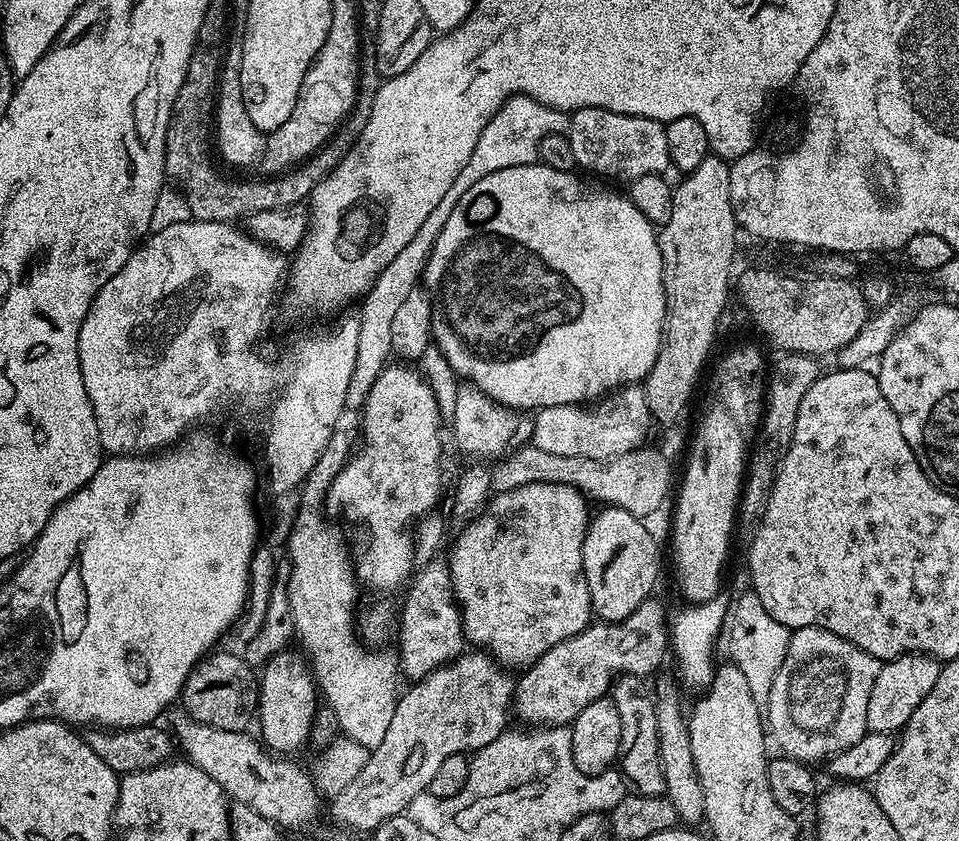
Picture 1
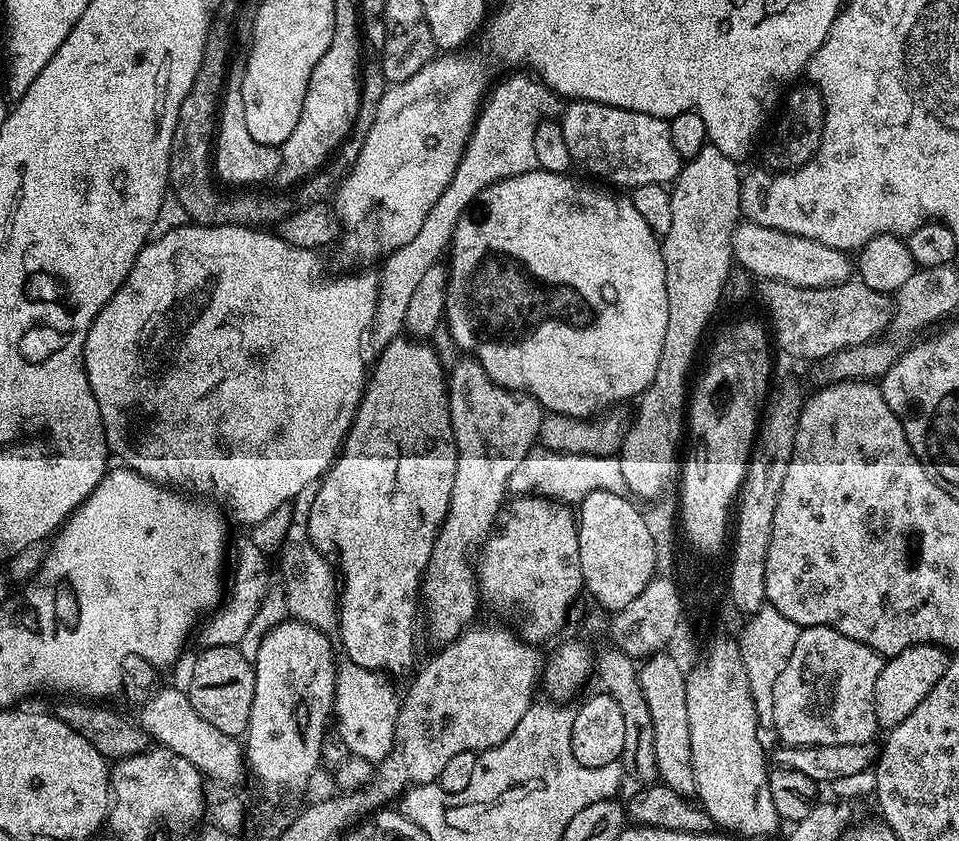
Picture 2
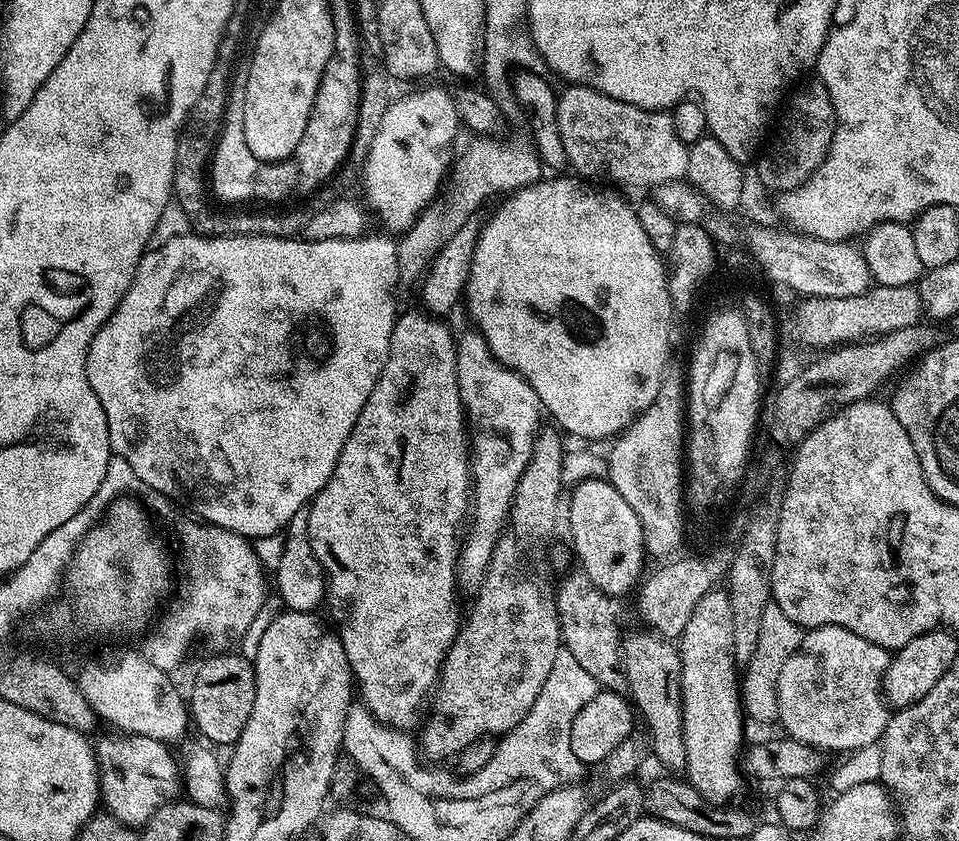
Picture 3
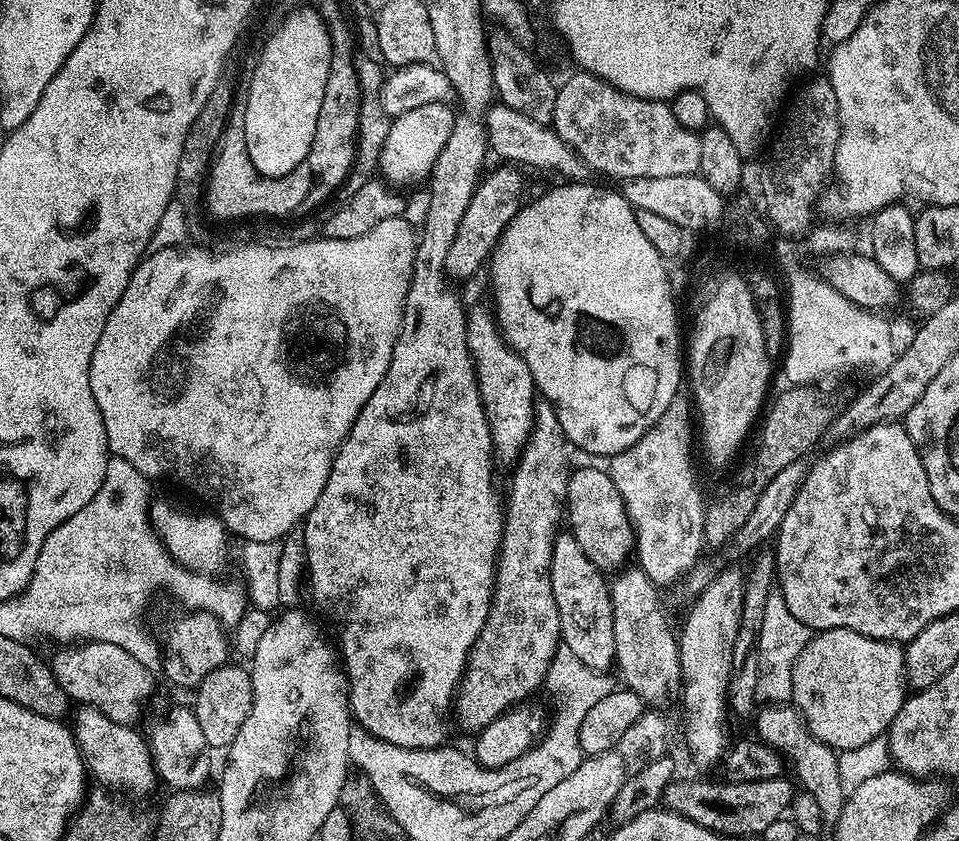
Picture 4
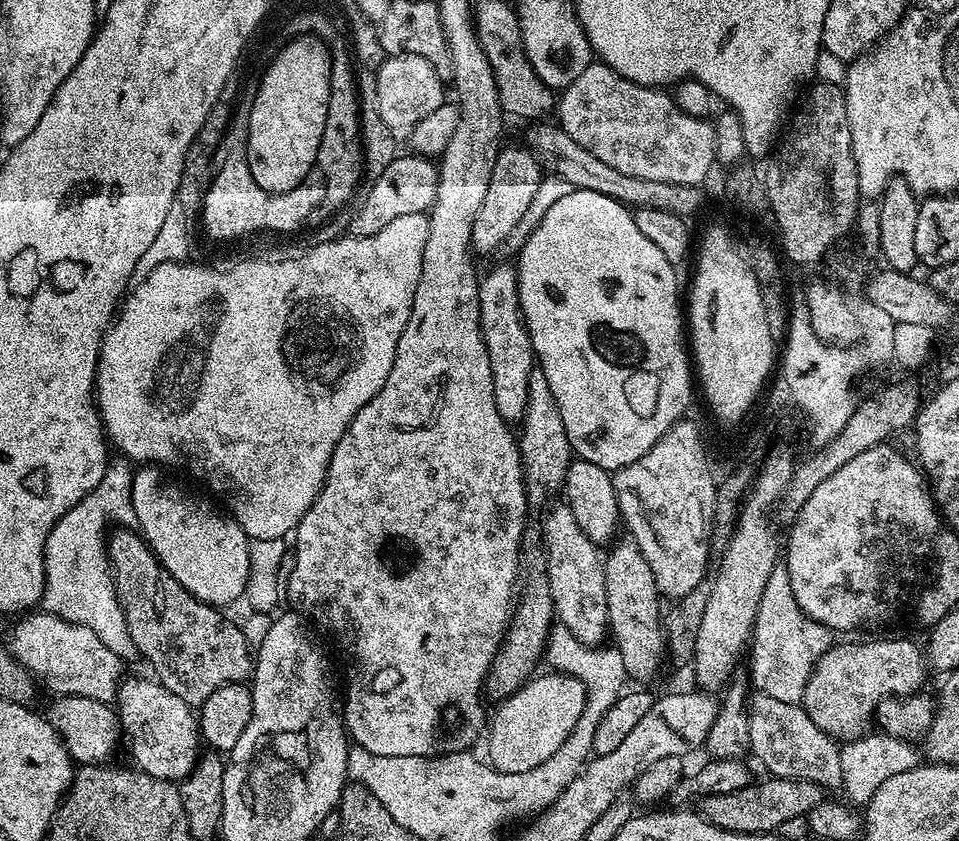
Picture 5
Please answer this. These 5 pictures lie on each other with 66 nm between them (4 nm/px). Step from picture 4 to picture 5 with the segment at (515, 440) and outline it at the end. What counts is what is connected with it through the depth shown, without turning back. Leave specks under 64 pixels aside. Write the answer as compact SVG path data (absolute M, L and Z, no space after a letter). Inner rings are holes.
M511 263L500 264L488 277L485 275L481 279L478 294L480 329L486 342L486 352L490 354L490 374L494 378L494 402L498 406L498 414L509 422L523 421L530 374L534 367L532 339L520 312L516 278L516 270Z

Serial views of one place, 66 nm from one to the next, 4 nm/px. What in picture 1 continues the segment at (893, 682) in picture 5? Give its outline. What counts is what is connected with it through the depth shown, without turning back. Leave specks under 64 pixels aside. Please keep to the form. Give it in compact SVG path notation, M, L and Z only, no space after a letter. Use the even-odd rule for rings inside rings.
M795 629L782 662L782 670L778 670L774 686L770 686L770 702L766 709L766 728L771 739L772 736L776 739L779 751L794 760L824 762L835 752L846 750L846 746L854 746L854 742L858 742L858 738L862 738L868 731L866 702L870 702L870 686L874 686L874 678L878 678L880 665L881 661L846 642L846 638L838 638L838 634L830 630Z

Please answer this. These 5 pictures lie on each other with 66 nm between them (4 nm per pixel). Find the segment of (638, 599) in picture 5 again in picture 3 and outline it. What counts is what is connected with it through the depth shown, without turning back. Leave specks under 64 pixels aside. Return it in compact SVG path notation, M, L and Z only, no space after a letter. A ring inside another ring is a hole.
M655 631L632 632L623 637L623 671L627 689L632 690L633 703L644 715L648 727L650 752L664 768L672 774L683 773L686 769L686 738L684 737L684 695L680 679L680 649L671 639Z

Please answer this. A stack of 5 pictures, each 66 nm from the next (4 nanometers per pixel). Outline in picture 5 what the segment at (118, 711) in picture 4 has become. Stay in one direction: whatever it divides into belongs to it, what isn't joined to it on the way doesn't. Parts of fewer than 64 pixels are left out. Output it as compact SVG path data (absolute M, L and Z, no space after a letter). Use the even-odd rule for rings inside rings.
M43 610L33 611L17 620L20 621L13 626L6 647L43 687L45 684L56 696L94 698L106 705L117 699L121 681L126 676L126 664L109 646L102 644L98 634Z

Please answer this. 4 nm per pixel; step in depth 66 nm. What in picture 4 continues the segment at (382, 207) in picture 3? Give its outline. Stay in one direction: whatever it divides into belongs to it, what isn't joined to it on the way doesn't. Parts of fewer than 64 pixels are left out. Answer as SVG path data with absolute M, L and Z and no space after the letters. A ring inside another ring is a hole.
M446 104L418 106L418 110L410 110L395 117L390 126L390 134L386 134L386 142L380 151L379 175L396 186L416 184L419 180L427 181L438 154L442 154L446 146L449 131L450 108Z

